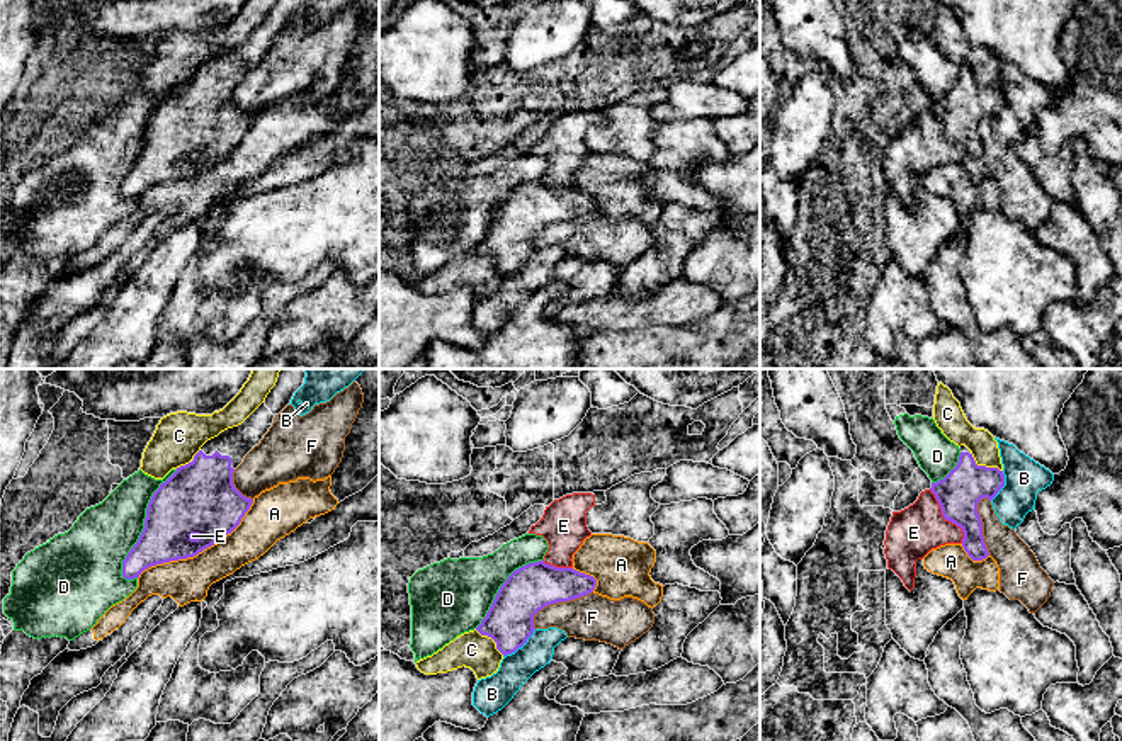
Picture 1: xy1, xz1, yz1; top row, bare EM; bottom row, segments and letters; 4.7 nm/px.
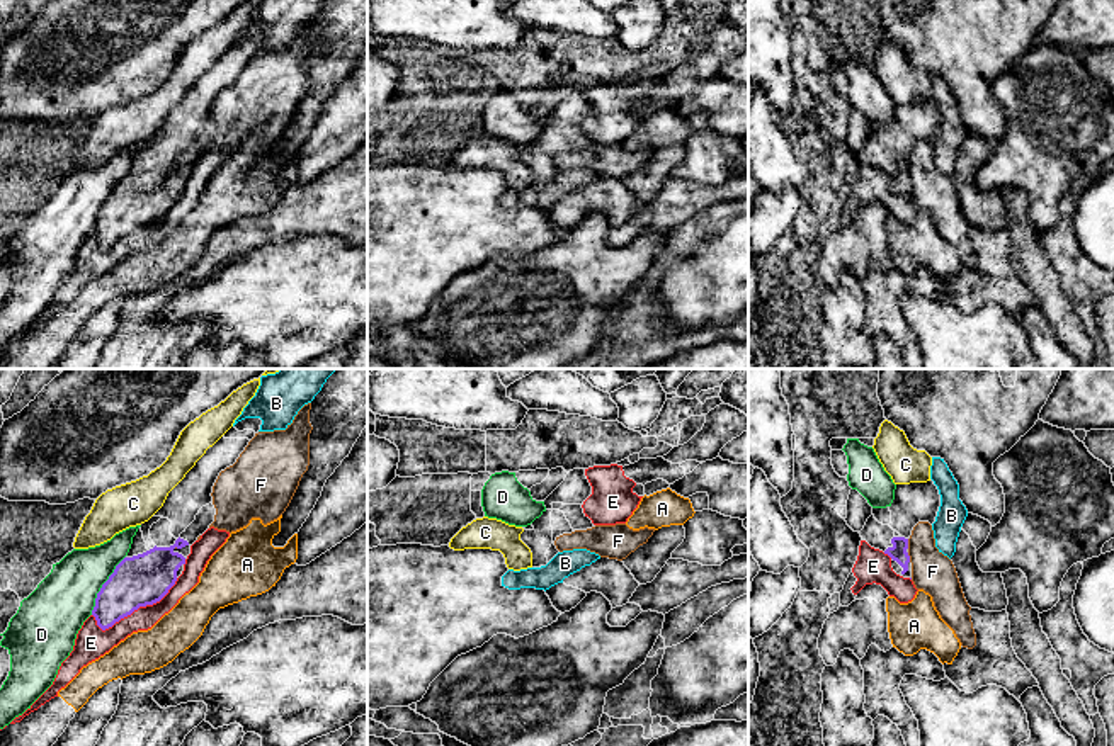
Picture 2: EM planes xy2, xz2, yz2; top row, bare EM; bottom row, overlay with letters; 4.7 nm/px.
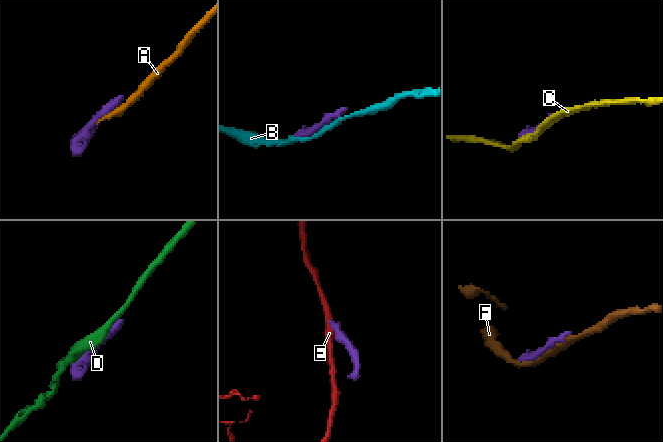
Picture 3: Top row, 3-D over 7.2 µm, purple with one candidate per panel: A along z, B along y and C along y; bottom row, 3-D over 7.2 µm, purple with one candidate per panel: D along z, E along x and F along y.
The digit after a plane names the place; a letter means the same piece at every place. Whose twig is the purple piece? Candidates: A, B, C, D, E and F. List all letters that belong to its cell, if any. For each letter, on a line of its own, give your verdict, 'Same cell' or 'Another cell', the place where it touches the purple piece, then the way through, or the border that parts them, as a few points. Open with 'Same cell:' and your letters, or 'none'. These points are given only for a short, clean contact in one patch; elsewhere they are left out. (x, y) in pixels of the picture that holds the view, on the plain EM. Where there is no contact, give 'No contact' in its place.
Same cell: none
A: Another cell. Touches purple at xy1 (199, 170)
B: Another cell. Touches purple at xz1 (521, 265)
C: Another cell. Touches purple at yz1 (985, 85)
D: Another cell. Touches purple at xy1 (145, 143)
E: Another cell. Touches purple at xy2 (138, 226)
F: Another cell. Touches purple at xz1 (558, 221)

